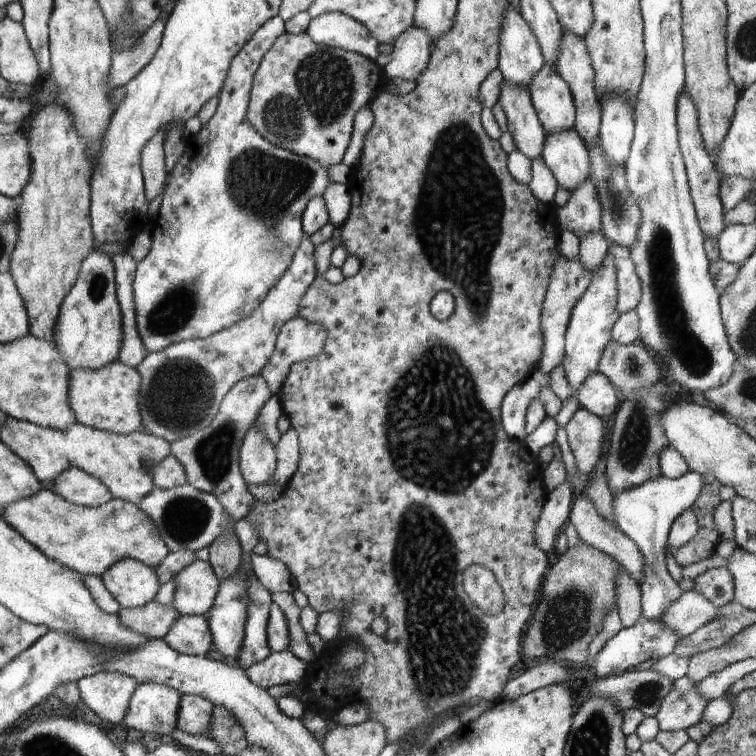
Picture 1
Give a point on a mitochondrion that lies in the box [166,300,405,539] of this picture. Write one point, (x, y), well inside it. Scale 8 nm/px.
(213, 450)

